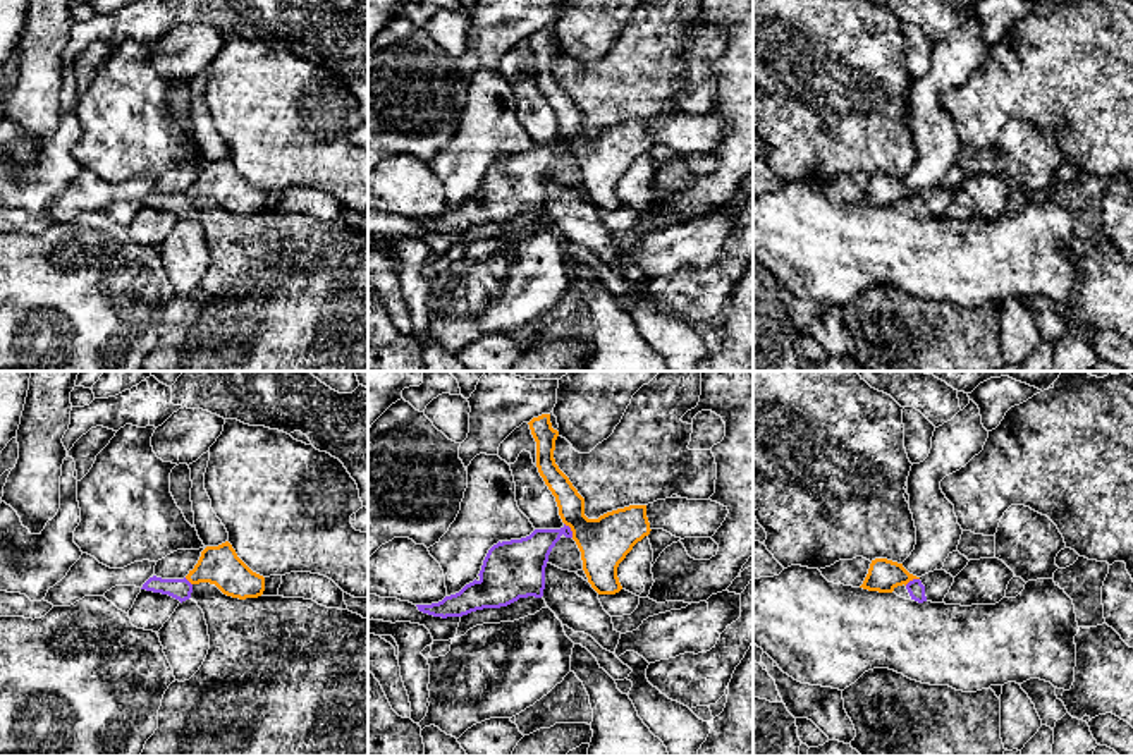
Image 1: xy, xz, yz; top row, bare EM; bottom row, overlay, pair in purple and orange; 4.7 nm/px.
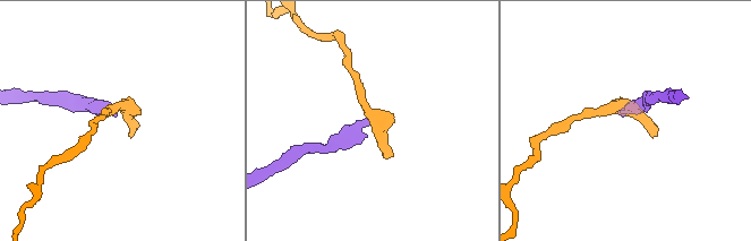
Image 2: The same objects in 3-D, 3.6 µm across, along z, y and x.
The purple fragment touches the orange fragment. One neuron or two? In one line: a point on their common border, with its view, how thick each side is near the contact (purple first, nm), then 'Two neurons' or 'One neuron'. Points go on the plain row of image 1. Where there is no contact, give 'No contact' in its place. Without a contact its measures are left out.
Touches purple at xz (569, 145). Thickness 200 nm (purple) against 240 nm. Two neurons

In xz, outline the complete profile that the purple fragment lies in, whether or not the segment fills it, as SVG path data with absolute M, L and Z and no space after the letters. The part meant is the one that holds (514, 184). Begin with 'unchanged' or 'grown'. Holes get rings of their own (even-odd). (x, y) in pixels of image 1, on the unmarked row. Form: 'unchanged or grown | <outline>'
grown | M566 139L560 144L535 144L521 155L499 156L488 165L478 196L438 218L416 222L423 229L447 234L507 222L519 213L542 213L548 179L569 187L583 184L581 167Z

